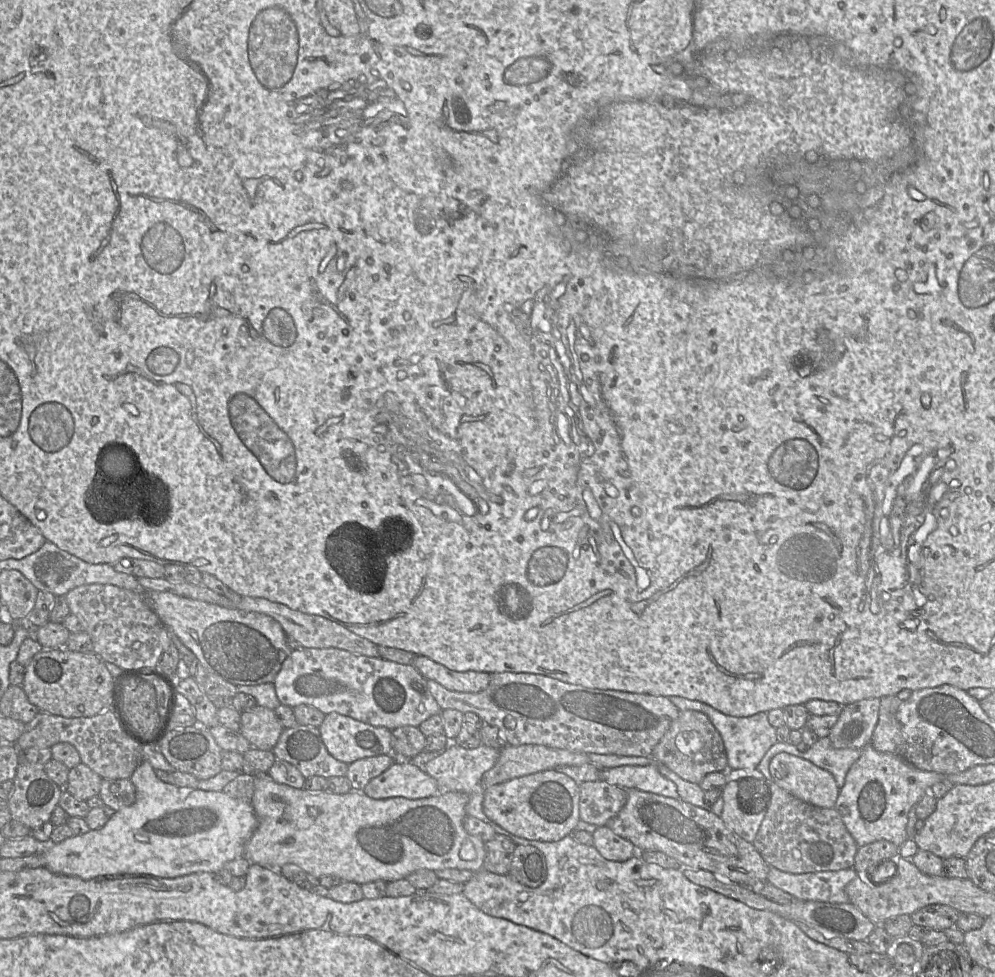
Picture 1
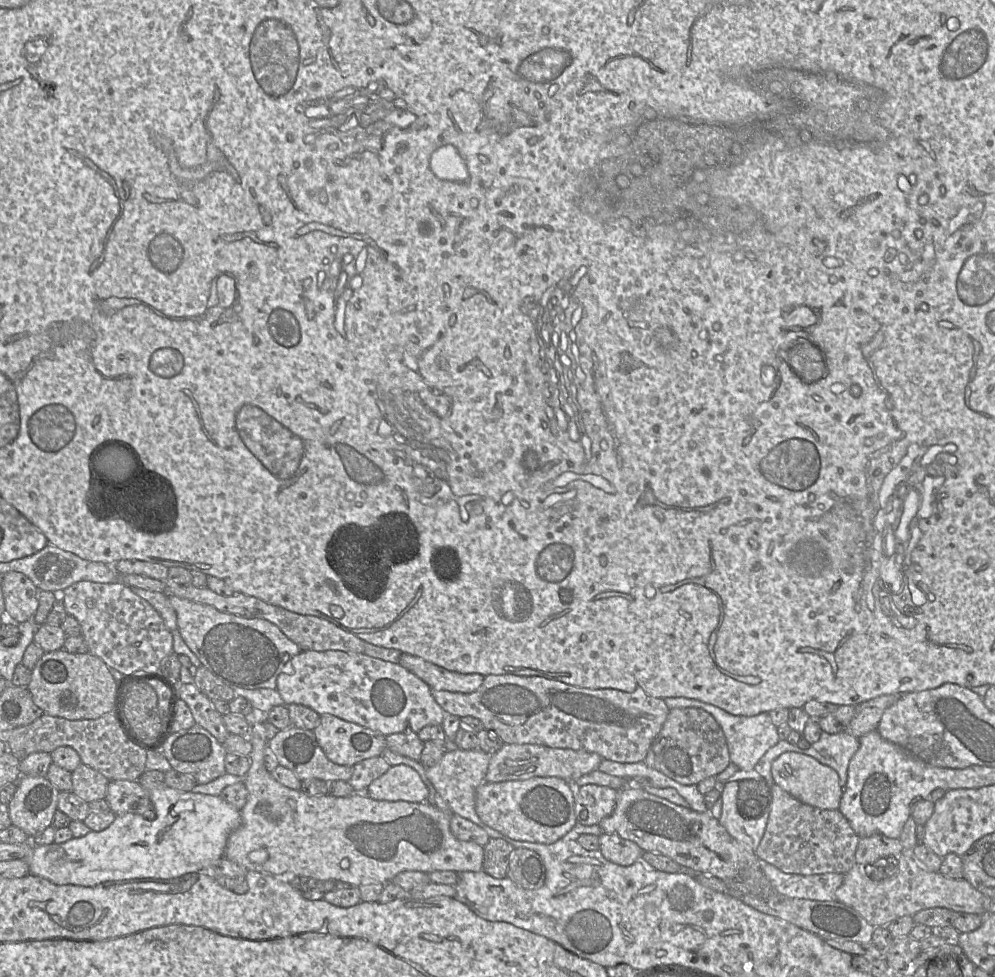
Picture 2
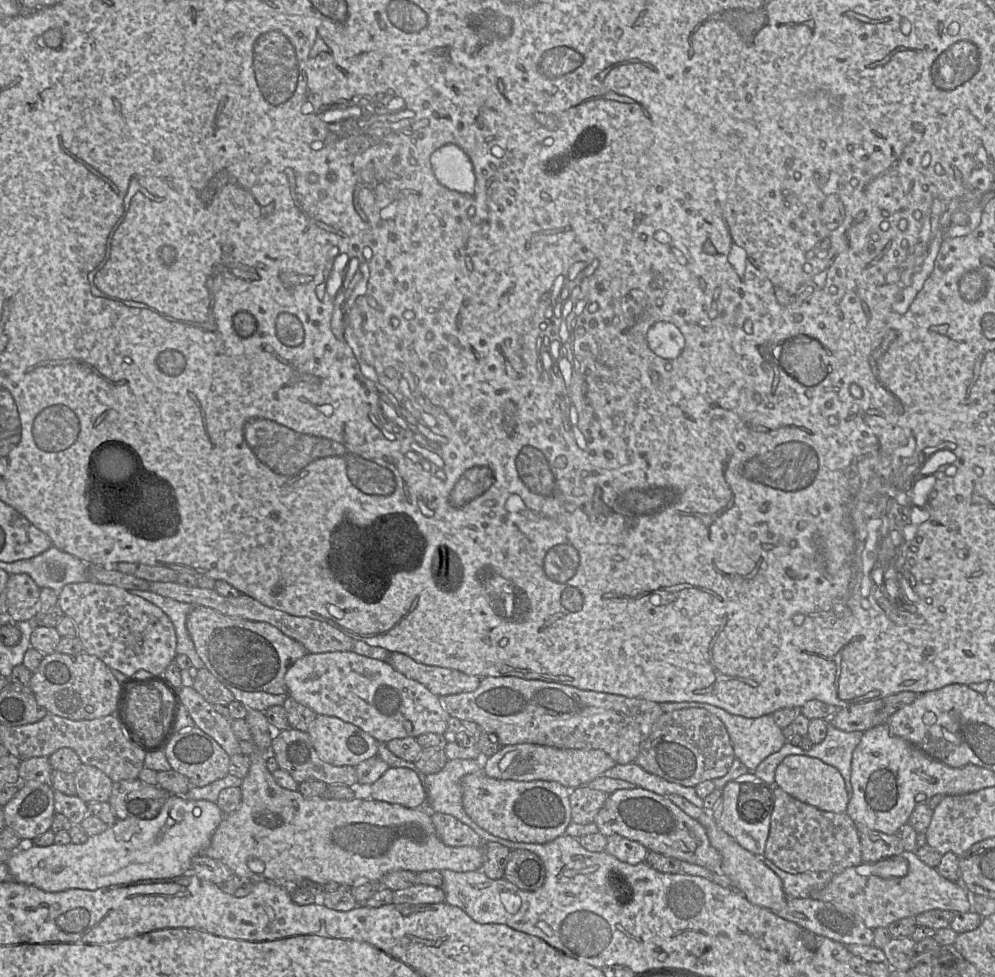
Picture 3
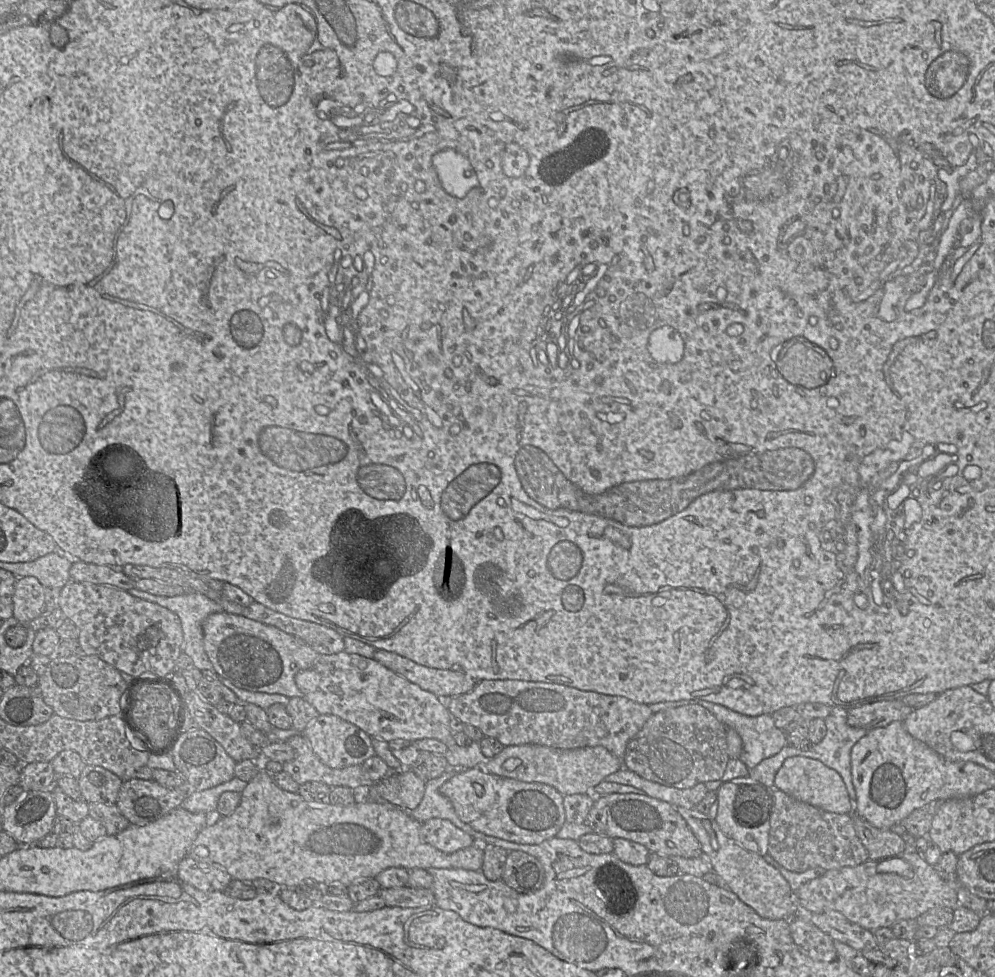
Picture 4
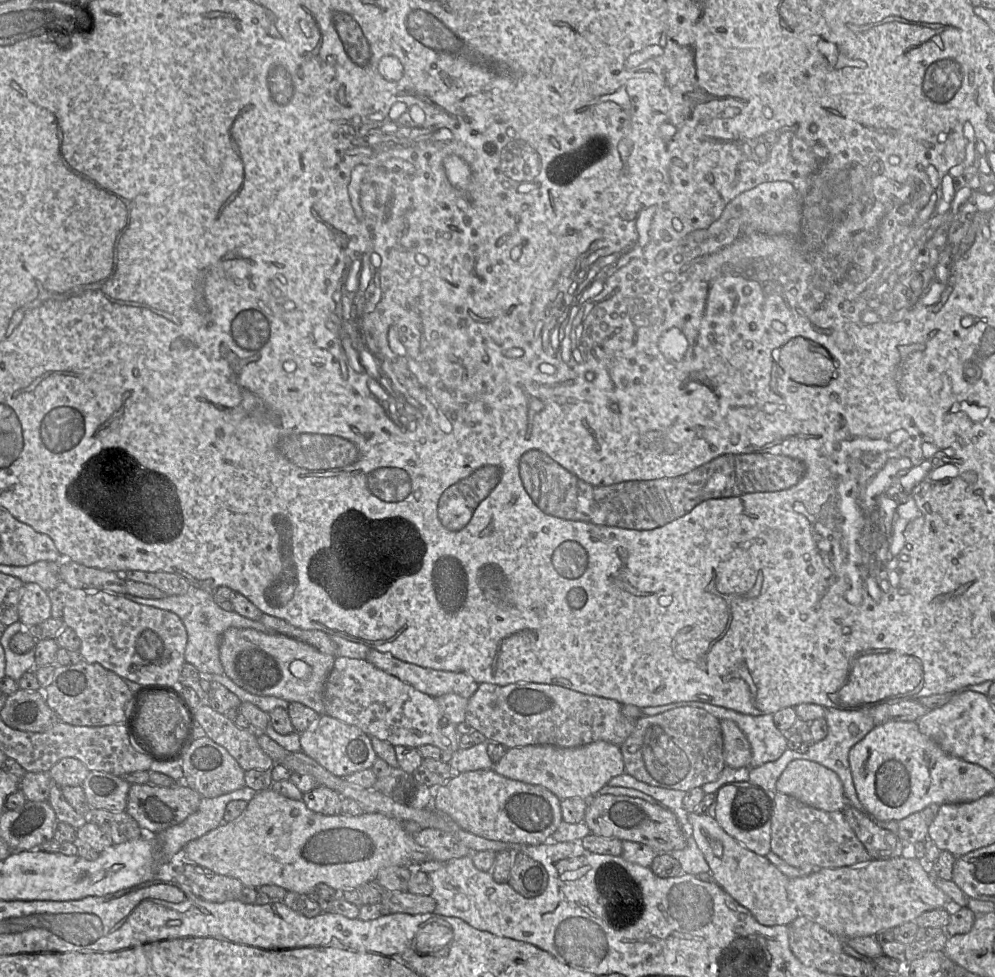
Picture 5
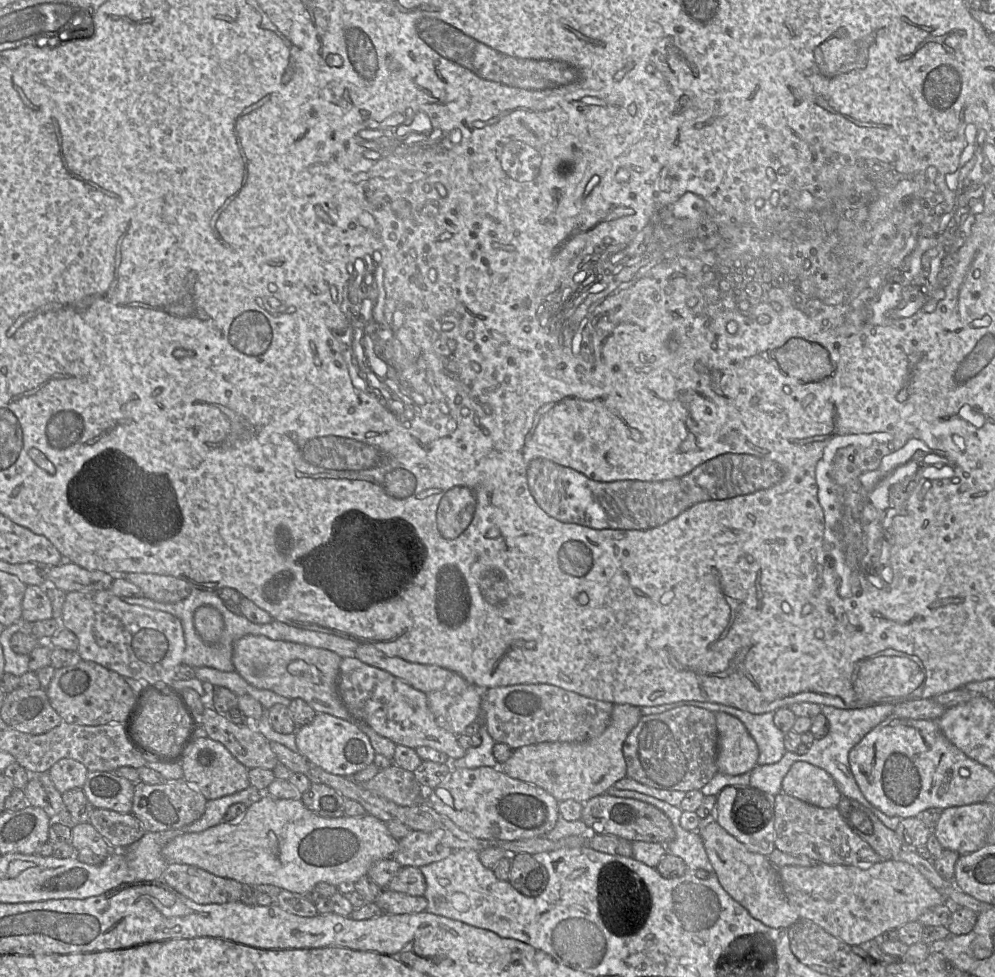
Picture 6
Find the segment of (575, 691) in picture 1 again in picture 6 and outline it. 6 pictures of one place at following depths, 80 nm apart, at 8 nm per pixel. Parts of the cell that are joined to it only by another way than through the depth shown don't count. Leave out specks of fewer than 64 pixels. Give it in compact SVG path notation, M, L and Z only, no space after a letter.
M551 684L493 687L482 691L480 727L484 725L496 743L504 743L512 750L542 742L583 742L603 733L609 724L613 705Z

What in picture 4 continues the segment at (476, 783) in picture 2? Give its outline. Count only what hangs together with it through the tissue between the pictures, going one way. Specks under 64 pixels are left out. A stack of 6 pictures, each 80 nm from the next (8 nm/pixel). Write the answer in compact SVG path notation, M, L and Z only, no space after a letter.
M449 767L441 776L425 782L425 793L420 804L409 815L420 823L433 818L446 819L452 822L456 827L471 835L480 845L483 843L494 844L494 836L474 830L468 824L459 819L451 801L442 795L440 787L449 780L454 774L464 769L454 769Z

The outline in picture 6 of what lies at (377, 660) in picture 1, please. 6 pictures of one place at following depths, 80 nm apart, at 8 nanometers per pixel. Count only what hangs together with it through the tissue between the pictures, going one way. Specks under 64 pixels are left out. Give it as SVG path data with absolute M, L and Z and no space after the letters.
M355 657L342 658L337 684L341 701L358 721L396 745L409 748L426 746L446 754L450 760L464 756L457 736L440 727L428 707L427 694L418 691L389 672L372 667Z

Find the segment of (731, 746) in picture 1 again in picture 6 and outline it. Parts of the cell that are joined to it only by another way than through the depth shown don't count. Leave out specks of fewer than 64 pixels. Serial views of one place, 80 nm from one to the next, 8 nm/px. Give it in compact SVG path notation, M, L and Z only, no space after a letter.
M677 701L652 707L642 707L642 716L659 714L664 711L681 707L694 706L709 710L713 713L724 712L739 719L755 740L758 750L758 765L774 764L786 753L784 733L779 730L773 721L774 712L752 714L723 704L698 701Z

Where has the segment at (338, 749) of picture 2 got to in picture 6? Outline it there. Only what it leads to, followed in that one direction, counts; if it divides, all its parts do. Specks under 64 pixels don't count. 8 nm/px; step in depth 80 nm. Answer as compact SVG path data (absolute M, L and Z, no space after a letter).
M317 713L311 723L297 727L295 734L298 752L310 764L334 775L351 778L372 764L376 755L369 738L356 723L327 713Z

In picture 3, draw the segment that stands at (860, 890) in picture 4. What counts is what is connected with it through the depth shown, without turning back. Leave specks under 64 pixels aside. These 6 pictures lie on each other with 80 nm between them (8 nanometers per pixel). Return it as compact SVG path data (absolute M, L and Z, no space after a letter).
M915 852L881 859L876 863L861 863L835 874L822 889L813 891L809 898L828 902L859 916L871 929L888 927L902 918L916 917L929 910L948 910L966 913L971 910L969 893L960 882L941 876L936 868L922 862Z

